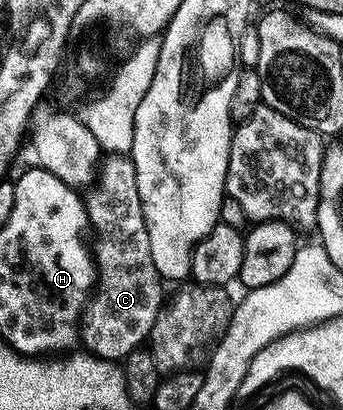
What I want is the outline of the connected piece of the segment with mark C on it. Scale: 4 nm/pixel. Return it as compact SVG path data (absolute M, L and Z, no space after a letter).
M105 156L98 165L98 176L88 191L86 208L88 225L91 232L92 229L96 232L94 264L98 280L94 285L96 294L86 306L87 316L92 316L92 322L88 329L86 325L79 330L78 337L82 345L84 341L83 348L92 356L119 362L149 340L166 301L165 286L154 267L154 259L150 259L150 239L144 226L138 175L131 156Z

